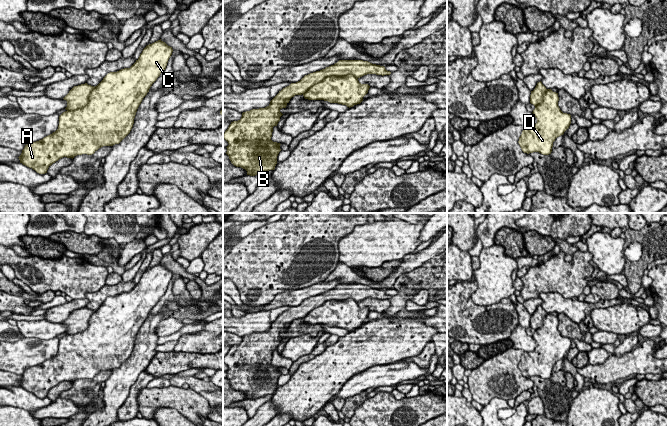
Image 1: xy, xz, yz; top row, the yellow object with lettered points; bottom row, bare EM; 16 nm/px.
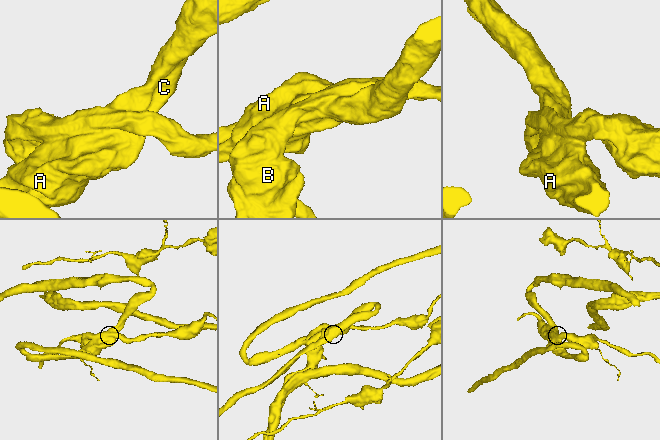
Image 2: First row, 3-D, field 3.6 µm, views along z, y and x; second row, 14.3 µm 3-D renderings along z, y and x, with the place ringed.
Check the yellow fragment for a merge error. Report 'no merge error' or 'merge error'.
merge error

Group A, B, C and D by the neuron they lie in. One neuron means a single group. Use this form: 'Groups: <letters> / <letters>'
Groups: A C D / B

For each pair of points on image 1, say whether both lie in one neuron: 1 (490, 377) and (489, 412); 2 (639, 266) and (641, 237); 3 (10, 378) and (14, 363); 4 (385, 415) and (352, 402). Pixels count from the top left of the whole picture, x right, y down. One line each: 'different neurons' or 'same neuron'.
1: different neurons
2: same neuron
3: different neurons
4: different neurons

